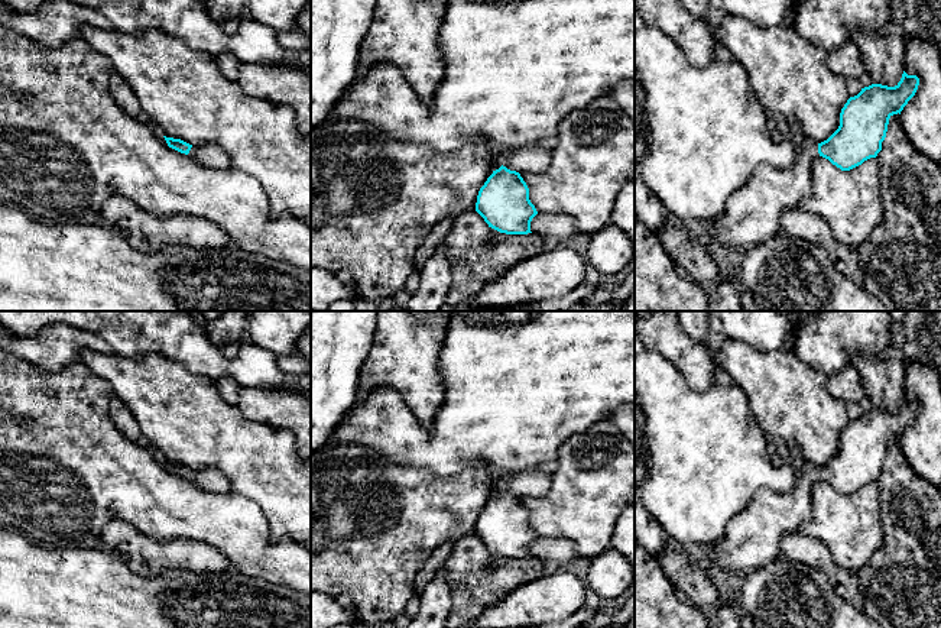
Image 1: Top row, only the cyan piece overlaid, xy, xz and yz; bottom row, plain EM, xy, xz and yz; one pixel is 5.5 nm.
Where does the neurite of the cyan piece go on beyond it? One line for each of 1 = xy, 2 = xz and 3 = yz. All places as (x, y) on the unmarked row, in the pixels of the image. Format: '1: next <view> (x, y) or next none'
1: next xy (211, 481)
2: next xz (529, 482)
3: next yz (752, 540)

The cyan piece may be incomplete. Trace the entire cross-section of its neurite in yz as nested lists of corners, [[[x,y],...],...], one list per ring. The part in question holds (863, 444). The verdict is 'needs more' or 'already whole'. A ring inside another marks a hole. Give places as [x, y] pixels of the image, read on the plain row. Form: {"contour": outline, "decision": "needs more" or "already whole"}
{"contour": [[[905,395],[895,411],[872,408],[850,421],[840,437],[838,453],[824,466],[817,467],[805,462],[795,470],[795,486],[788,492],[760,489],[749,506],[734,515],[726,527],[724,535],[708,546],[710,559],[724,570],[743,570],[750,573],[782,556],[781,541],[785,534],[795,532],[812,517],[812,486],[817,480],[828,483],[841,495],[850,495],[882,475],[889,443],[901,438],[908,425],[915,420],[919,410],[916,399]]], "decision": "needs more"}

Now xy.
{"contour": [[[163,460],[168,470],[188,479],[199,491],[208,493],[228,493],[231,486],[227,478],[215,469],[189,469],[181,463]]], "decision": "needs more"}

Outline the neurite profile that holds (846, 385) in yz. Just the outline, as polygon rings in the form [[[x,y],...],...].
[[[851,366],[828,376],[827,388],[834,398],[841,399],[846,404],[860,402],[867,396],[860,375]]]

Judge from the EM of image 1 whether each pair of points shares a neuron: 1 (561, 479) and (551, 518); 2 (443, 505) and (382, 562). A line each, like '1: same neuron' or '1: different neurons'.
1: same neuron
2: same neuron

